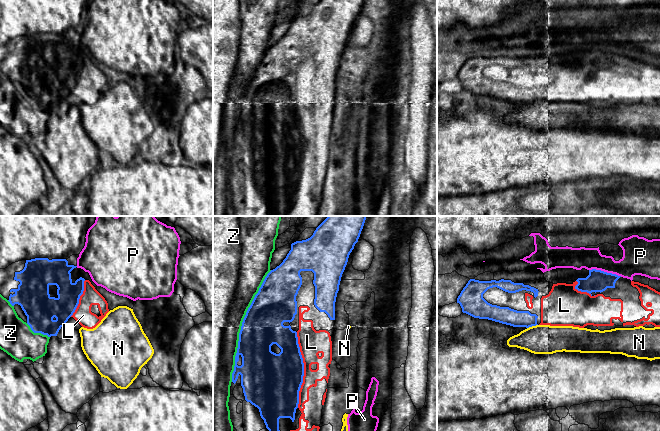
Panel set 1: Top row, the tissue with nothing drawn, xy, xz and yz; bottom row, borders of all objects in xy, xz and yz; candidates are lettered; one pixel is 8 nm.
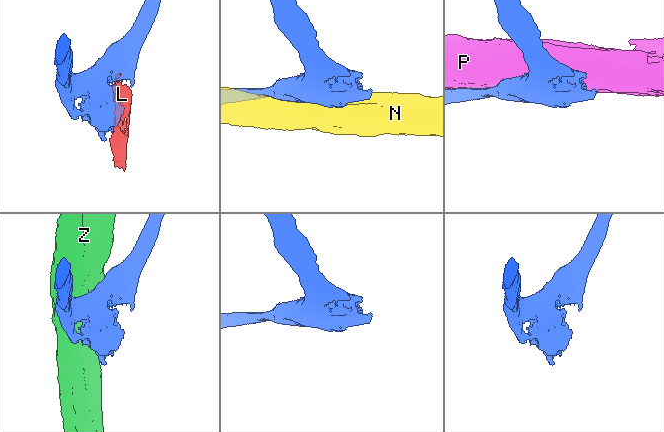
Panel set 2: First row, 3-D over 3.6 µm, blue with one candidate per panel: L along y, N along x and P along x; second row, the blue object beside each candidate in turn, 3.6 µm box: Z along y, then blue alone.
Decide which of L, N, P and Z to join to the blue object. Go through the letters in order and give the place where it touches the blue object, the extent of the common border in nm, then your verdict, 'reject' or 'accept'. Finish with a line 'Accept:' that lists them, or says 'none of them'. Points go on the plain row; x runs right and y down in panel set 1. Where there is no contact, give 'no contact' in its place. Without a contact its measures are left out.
L: xz (303, 146) | 600 nm | accept
N: yz (532, 101) | 90 nm | reject
P: yz (605, 48) | 280 nm | reject
Z: xz (241, 102) | 950 nm | reject
Accept: L

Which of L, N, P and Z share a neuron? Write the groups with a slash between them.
L / N / P / Z

